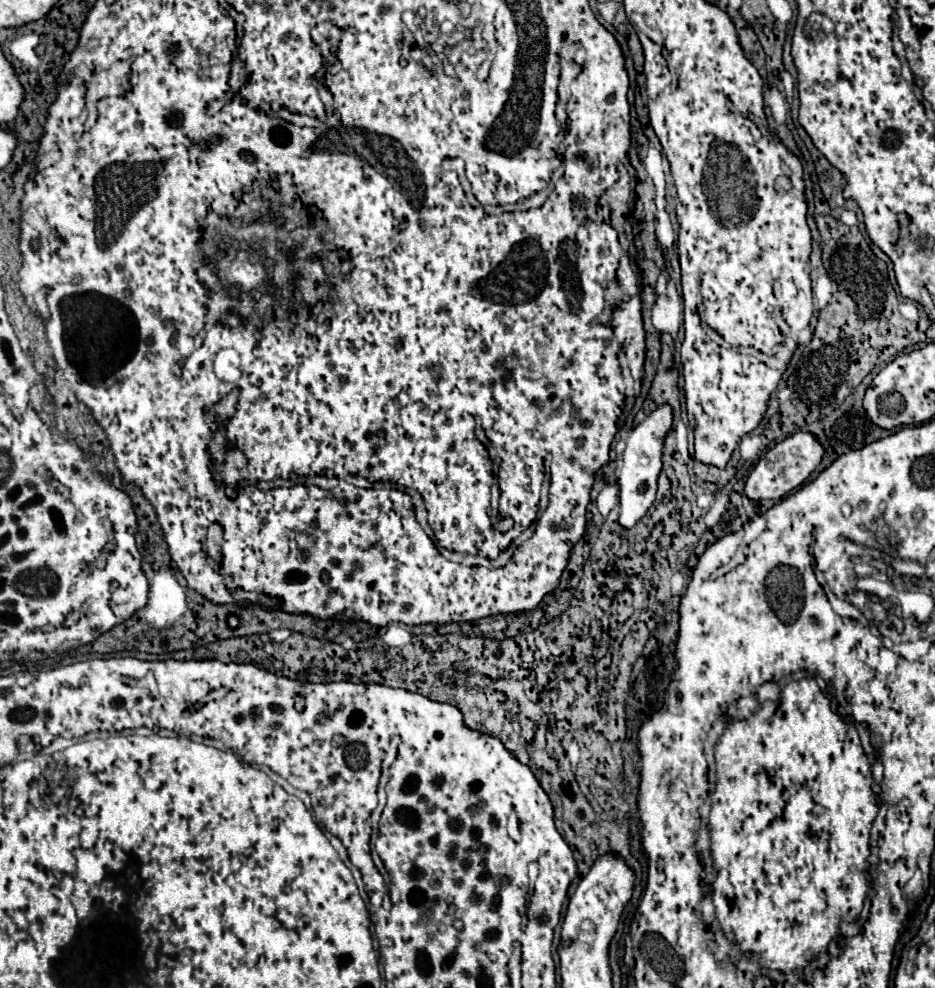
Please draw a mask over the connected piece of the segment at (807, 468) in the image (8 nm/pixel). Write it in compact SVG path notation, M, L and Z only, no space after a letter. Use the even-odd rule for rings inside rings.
M798 431L792 437L786 437L782 443L772 447L756 463L754 471L750 473L750 477L746 481L746 495L748 495L748 499L762 501L762 499L780 499L780 497L784 497L786 493L796 489L798 485L802 485L812 475L812 471L816 469L816 465L822 459L822 455L824 455L824 449L816 441L814 435L810 435L806 431Z

